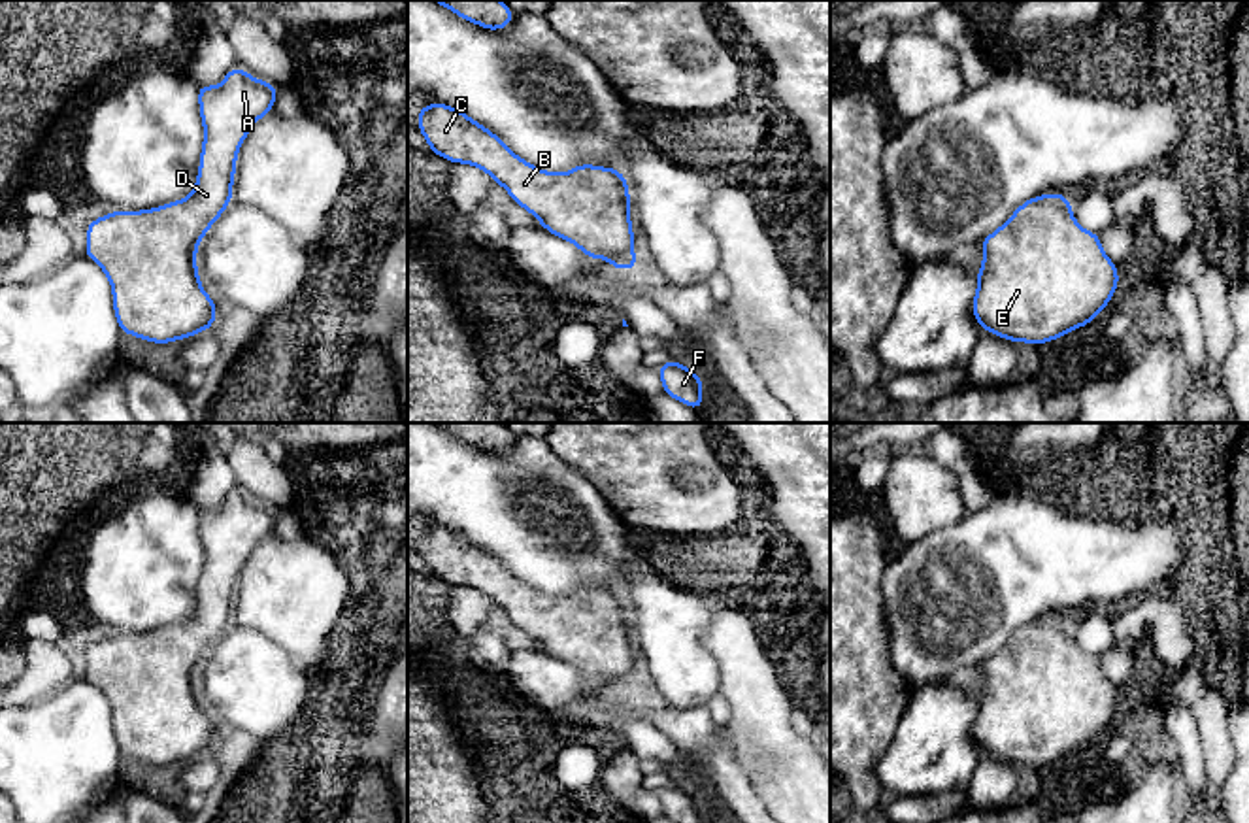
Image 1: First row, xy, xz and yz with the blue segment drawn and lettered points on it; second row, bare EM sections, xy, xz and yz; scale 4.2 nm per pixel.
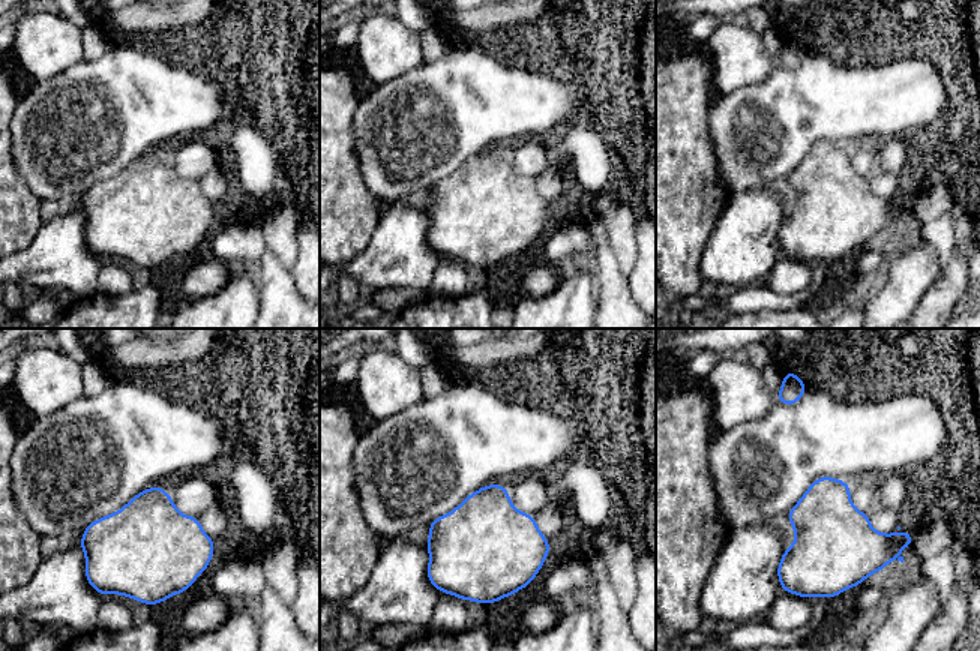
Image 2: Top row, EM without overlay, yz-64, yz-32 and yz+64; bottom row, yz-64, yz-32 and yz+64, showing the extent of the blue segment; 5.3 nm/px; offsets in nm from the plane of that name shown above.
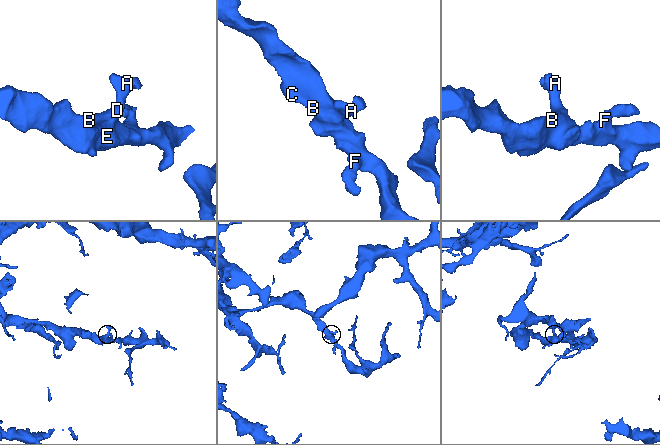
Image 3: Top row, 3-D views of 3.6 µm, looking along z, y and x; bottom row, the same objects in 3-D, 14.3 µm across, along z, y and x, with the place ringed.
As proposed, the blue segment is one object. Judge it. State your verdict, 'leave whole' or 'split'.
leave whole

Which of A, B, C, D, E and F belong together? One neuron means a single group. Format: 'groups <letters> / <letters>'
groups A B C D E F

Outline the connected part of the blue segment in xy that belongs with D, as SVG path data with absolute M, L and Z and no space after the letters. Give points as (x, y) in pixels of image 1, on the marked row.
M234 66L221 85L196 89L204 145L194 191L160 208L113 210L87 225L85 255L111 283L121 332L153 344L213 327L217 304L200 285L196 247L232 202L238 149L281 87Z

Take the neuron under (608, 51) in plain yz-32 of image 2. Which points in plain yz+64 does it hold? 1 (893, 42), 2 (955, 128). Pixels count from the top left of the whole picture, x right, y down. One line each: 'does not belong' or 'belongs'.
1: belongs
2: does not belong

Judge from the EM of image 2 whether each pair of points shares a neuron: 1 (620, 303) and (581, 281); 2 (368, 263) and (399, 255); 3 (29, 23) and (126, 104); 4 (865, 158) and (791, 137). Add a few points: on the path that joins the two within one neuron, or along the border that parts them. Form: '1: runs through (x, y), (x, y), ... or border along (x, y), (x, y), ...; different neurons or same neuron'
1: border along (595, 278), (596, 300); different neurons
2: runs through (375, 263), (392, 260); same neuron
3: border along (83, 59), (45, 78); different neurons
4: border along (875, 141), (850, 147); different neurons

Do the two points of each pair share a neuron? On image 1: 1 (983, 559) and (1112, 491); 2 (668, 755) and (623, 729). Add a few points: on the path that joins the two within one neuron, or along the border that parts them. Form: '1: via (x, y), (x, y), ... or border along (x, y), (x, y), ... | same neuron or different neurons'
1: border along (1034, 493), (1065, 510), (1117, 521) | different neurons
2: via (657, 746), (634, 733) | same neuron

